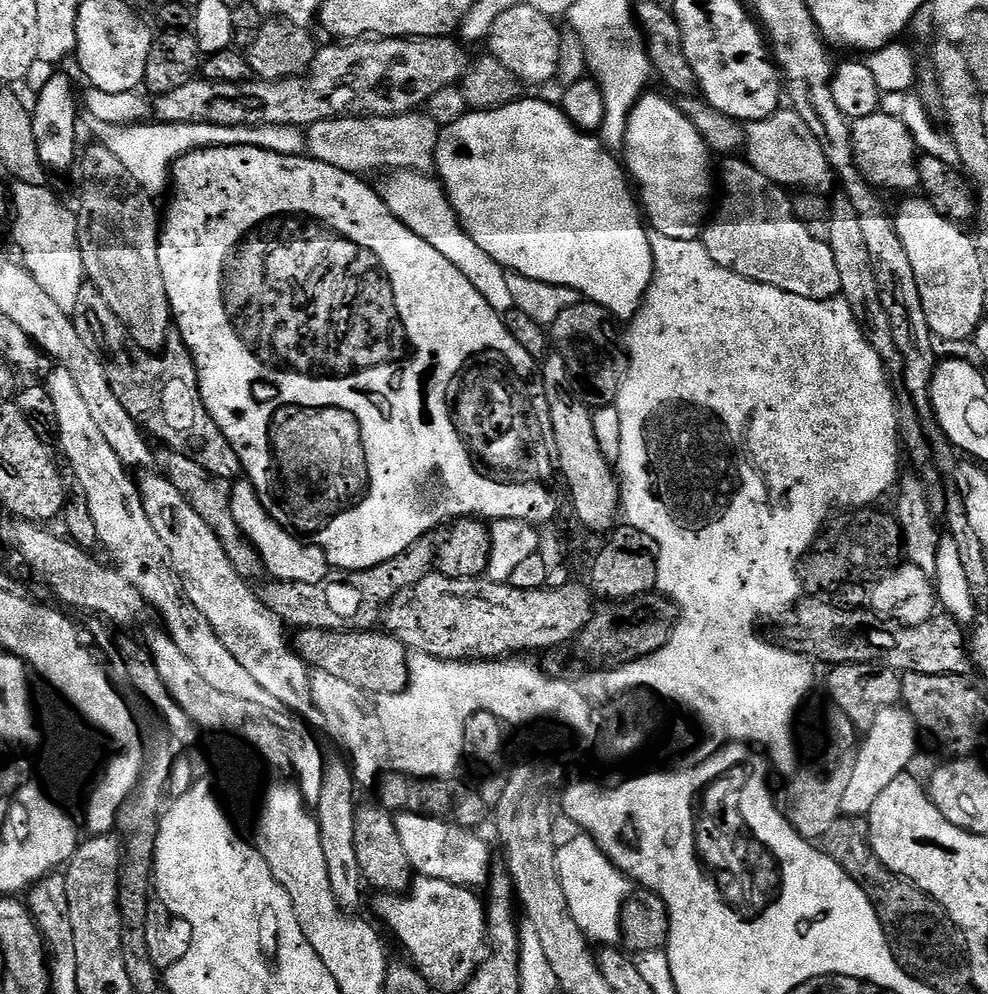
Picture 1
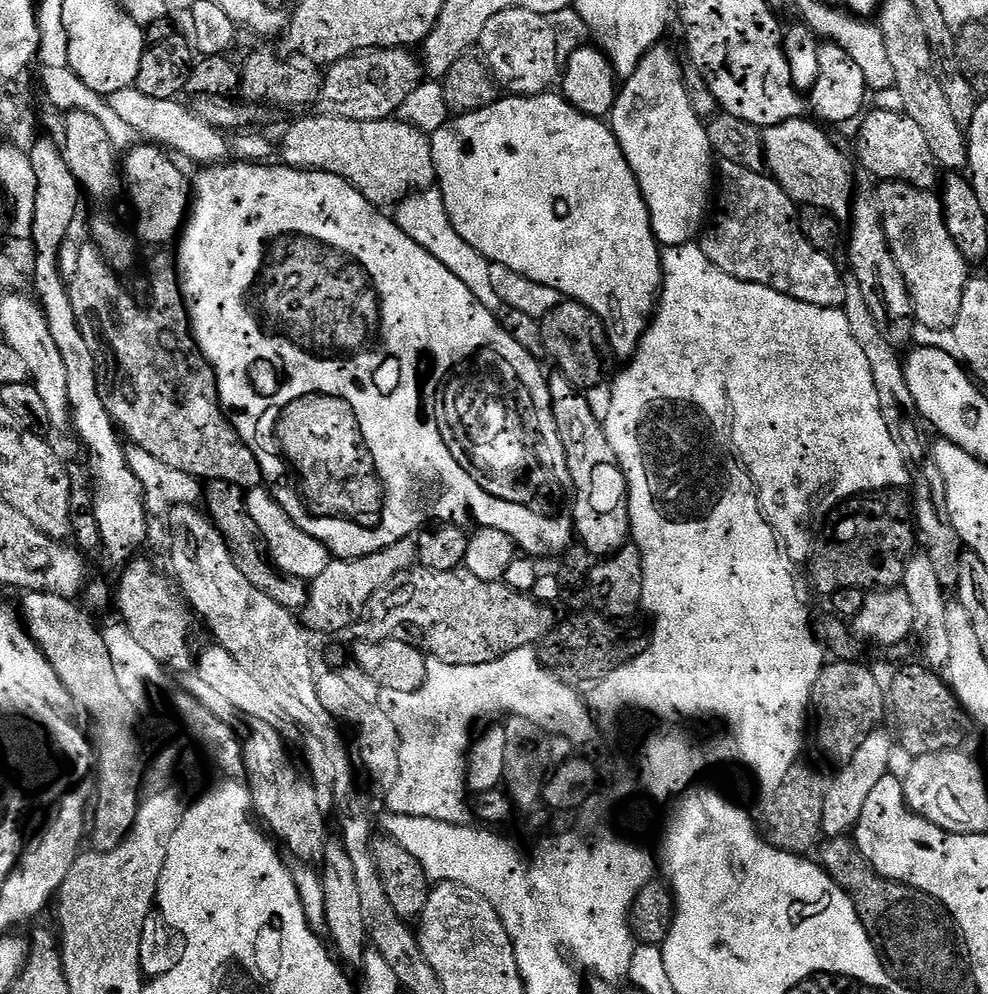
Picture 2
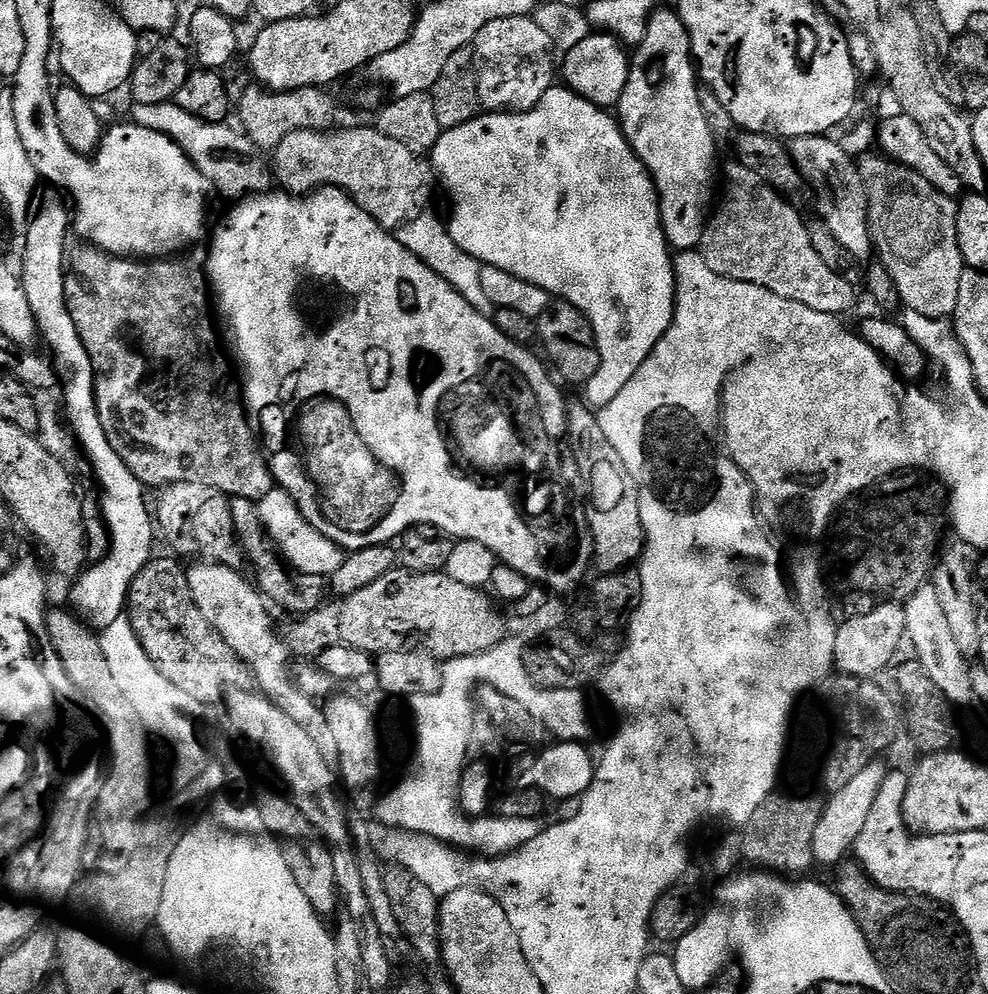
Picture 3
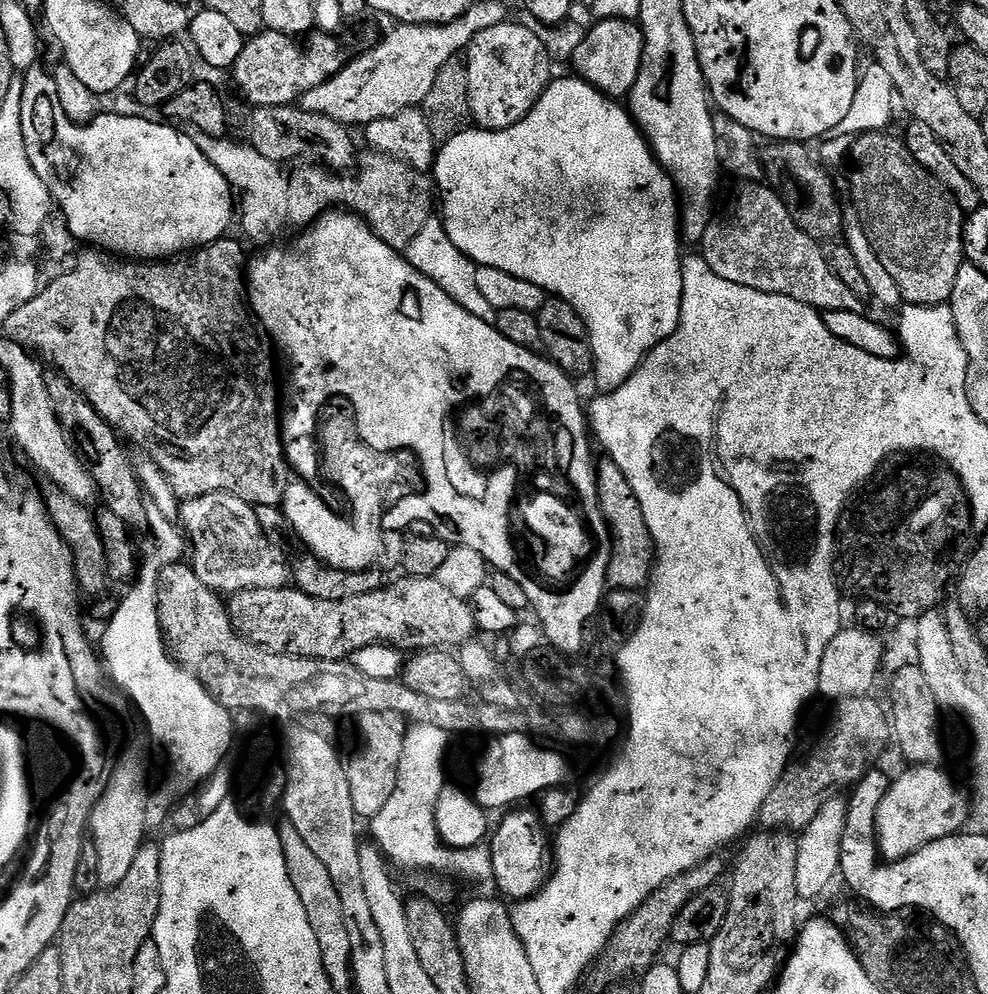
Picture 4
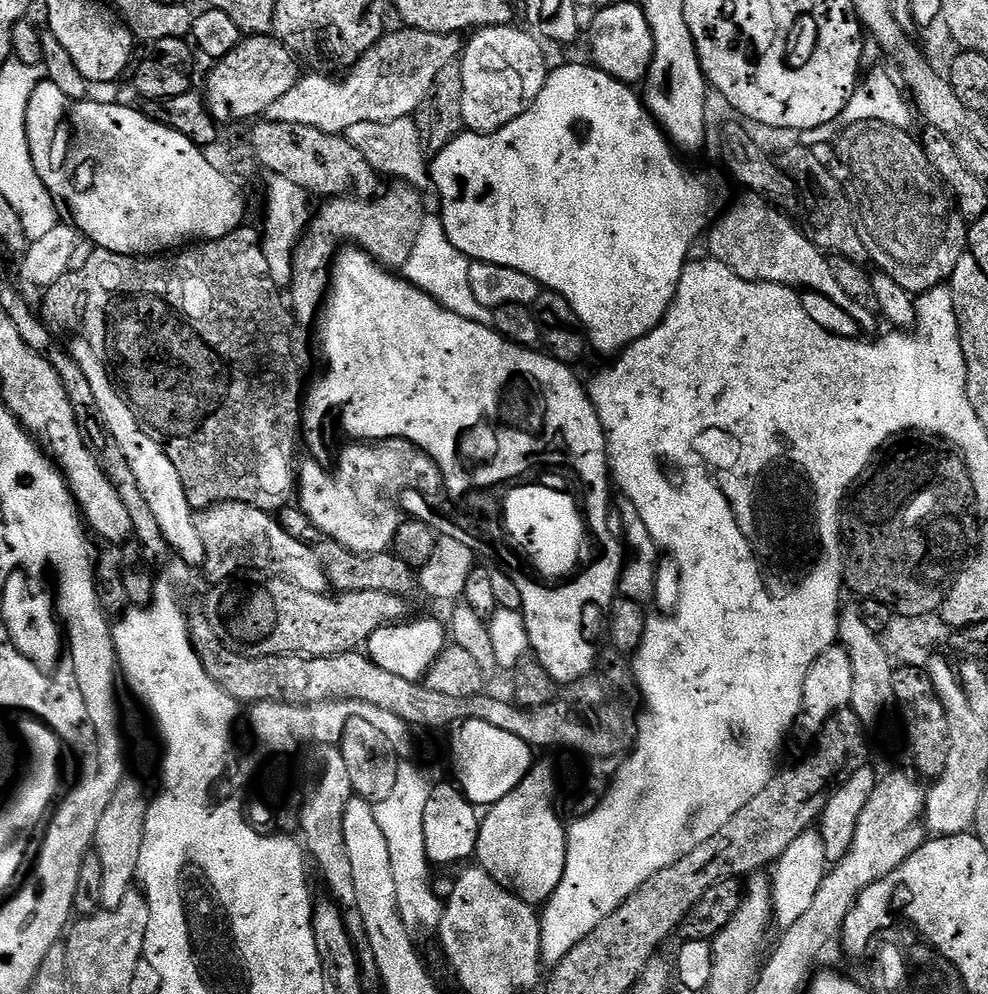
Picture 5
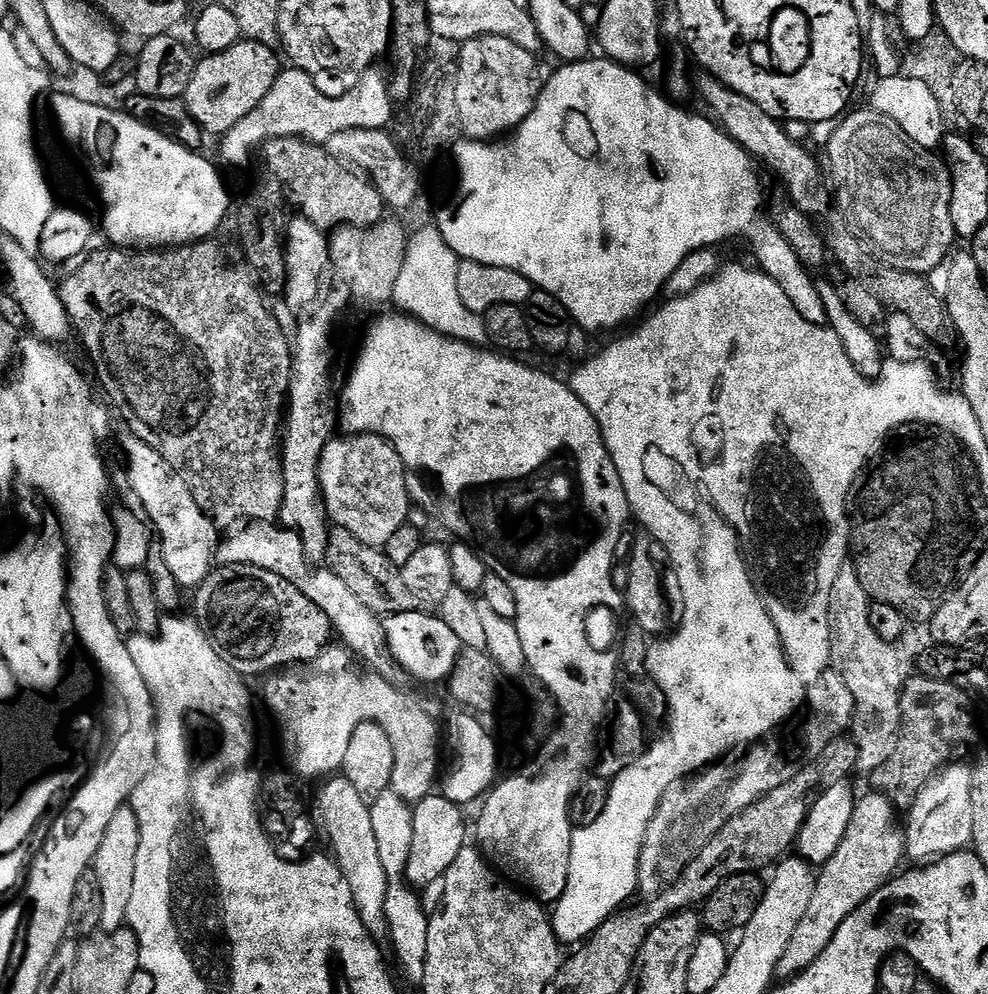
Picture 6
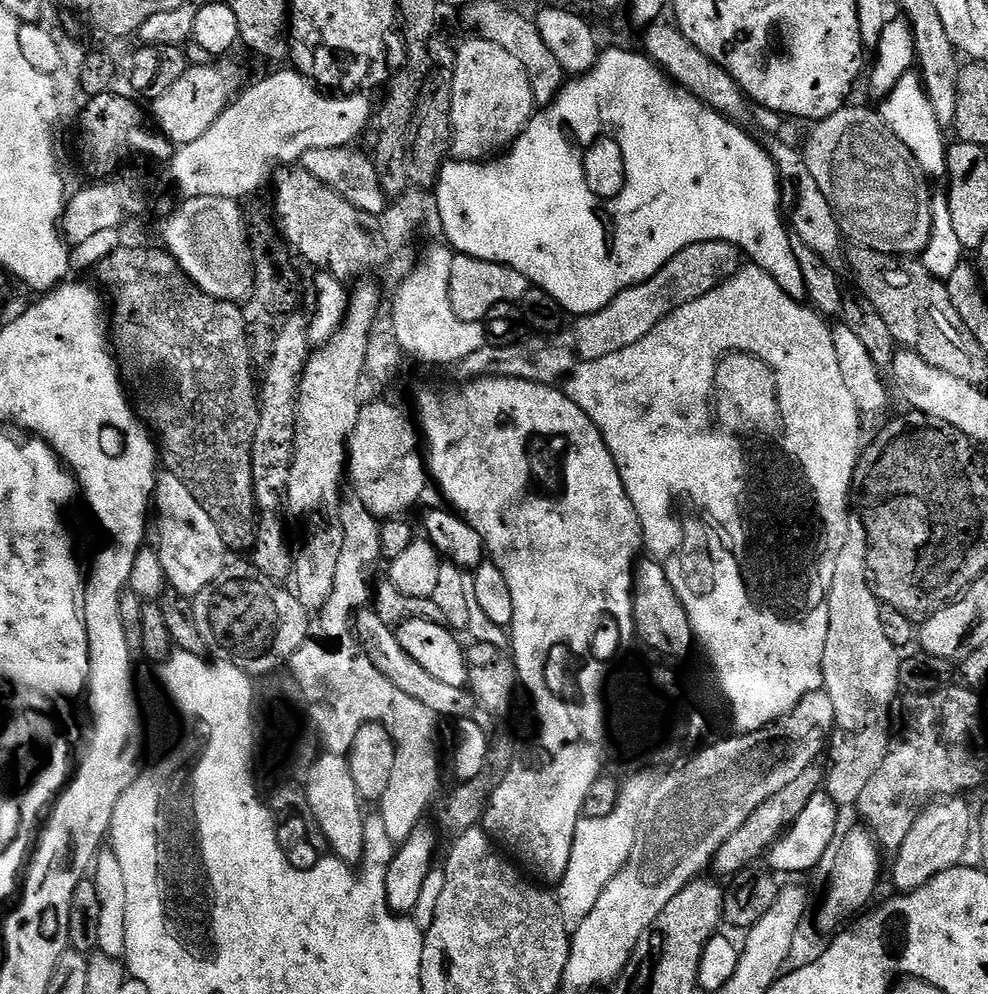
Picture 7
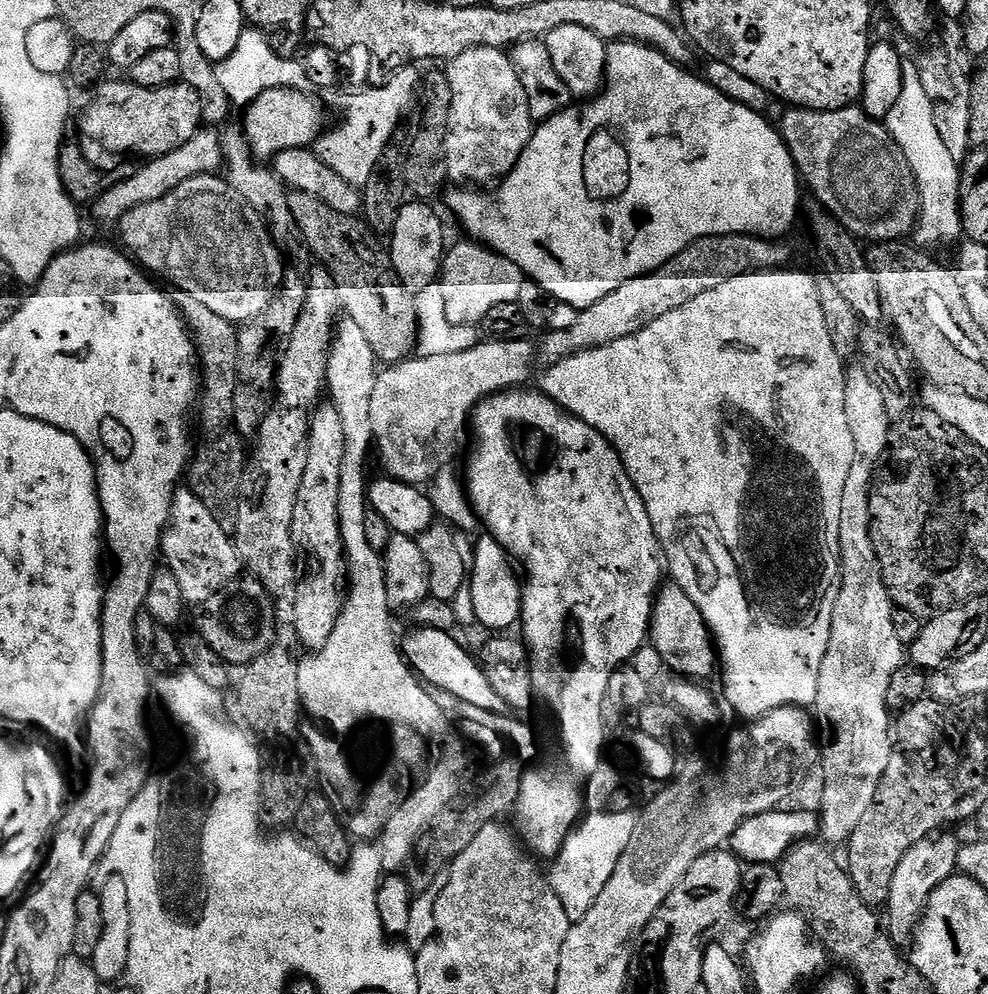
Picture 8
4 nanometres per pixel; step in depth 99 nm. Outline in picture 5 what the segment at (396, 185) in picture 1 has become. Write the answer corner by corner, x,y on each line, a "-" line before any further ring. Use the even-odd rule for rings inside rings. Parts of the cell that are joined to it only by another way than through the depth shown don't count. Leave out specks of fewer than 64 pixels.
425,215
420,223
418,238
414,241
414,250
410,250
410,258
406,258
402,269
403,279
408,280
418,290
433,296
446,310
466,318
470,322
491,325
492,309
482,306
478,298
474,298
474,290
470,290
469,259
450,242
446,234
446,226
439,215

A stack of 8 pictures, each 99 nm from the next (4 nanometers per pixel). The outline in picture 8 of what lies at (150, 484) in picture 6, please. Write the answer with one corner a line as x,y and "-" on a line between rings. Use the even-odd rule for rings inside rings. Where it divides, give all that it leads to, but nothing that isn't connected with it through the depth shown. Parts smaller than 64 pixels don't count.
177,490
173,494
168,527
162,537
162,556
168,559
168,571
178,580
185,605
198,606
206,602
210,594
241,575
242,563
236,541
220,524
223,524
221,517
214,515
190,490

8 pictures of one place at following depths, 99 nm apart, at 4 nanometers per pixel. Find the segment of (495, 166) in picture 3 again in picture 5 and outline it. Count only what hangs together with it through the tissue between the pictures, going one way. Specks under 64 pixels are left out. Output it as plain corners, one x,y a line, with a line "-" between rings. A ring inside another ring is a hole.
588,64
553,67
538,98
518,118
514,118
514,122
502,126
497,132
461,131
441,152
435,153
430,171
432,184
440,191
438,215
446,226
446,234
469,261
494,262
494,266
510,266
510,270
522,270
522,274
530,274
530,278
534,278
547,291
557,292
559,296
566,298
566,302
570,302
591,347
593,344
600,352
619,354
635,340
659,326
670,310
682,278
682,270
690,259
688,251
700,235
700,239
705,235
713,219
712,192
698,173
688,172
687,166
676,157
677,149
664,135
663,128
652,117
643,99
637,93
635,96
632,93
635,91
629,85
618,82
601,68

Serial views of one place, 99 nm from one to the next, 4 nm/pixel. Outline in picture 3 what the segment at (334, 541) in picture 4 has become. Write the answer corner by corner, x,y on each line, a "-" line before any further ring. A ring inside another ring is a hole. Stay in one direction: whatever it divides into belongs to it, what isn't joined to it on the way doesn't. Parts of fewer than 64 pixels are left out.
279,486
273,487
270,494
259,500
258,507
267,535
278,549
281,557
297,573
331,578
343,566
346,559
345,549
341,548
339,544
335,544
329,536
324,536
311,521
304,517
289,492
285,492

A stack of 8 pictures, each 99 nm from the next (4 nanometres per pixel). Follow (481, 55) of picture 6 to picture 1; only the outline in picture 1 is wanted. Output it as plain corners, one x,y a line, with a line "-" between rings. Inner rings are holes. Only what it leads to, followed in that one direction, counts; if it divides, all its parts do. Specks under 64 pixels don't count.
514,6
506,14
498,14
486,41
487,51
506,70
510,70
525,85
544,84
556,80
558,70
559,44
561,29
551,16
534,10
531,6

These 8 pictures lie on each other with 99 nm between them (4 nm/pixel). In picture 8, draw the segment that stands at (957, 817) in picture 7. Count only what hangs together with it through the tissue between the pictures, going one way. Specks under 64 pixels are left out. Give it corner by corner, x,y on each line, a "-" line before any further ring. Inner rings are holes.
952,832
939,833
916,843
903,856
890,882
890,894
884,913
886,934
897,946
911,941
915,928
923,916
924,908
928,905
932,892
957,871
957,855
961,843

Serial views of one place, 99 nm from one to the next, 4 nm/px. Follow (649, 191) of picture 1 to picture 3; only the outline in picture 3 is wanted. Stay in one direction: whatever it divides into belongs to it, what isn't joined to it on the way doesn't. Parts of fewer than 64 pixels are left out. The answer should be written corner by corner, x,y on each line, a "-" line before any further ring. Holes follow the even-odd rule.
666,8
656,9
648,20
646,34
643,36
642,42
635,47
631,55
628,81
626,82
626,88
622,92
618,105
618,123
622,131
624,131
624,136
628,139
628,145
636,151
636,156
647,166
649,174
652,175
653,182
656,183
656,193
660,195
660,221
664,227
664,236
667,238
669,245
677,253
699,249
700,243
702,242
702,234
704,233
706,217
710,212
710,204
708,208
708,187
711,186
712,179
715,176
717,179
718,176
718,164
716,168
716,144
718,144
718,140
717,137
712,135
710,126
706,122
706,114
702,110
702,102
700,101
701,85
698,83
698,74
691,52
692,44
689,42
689,34
679,13
673,9
672,11
666,10

